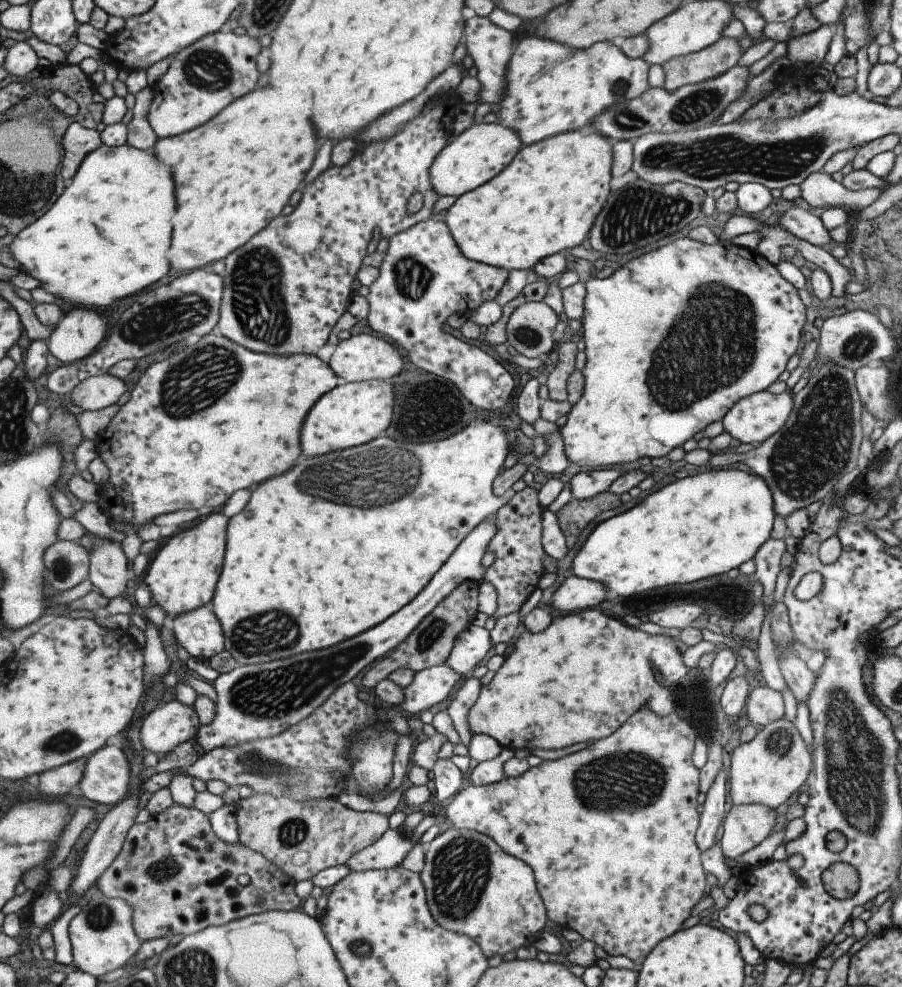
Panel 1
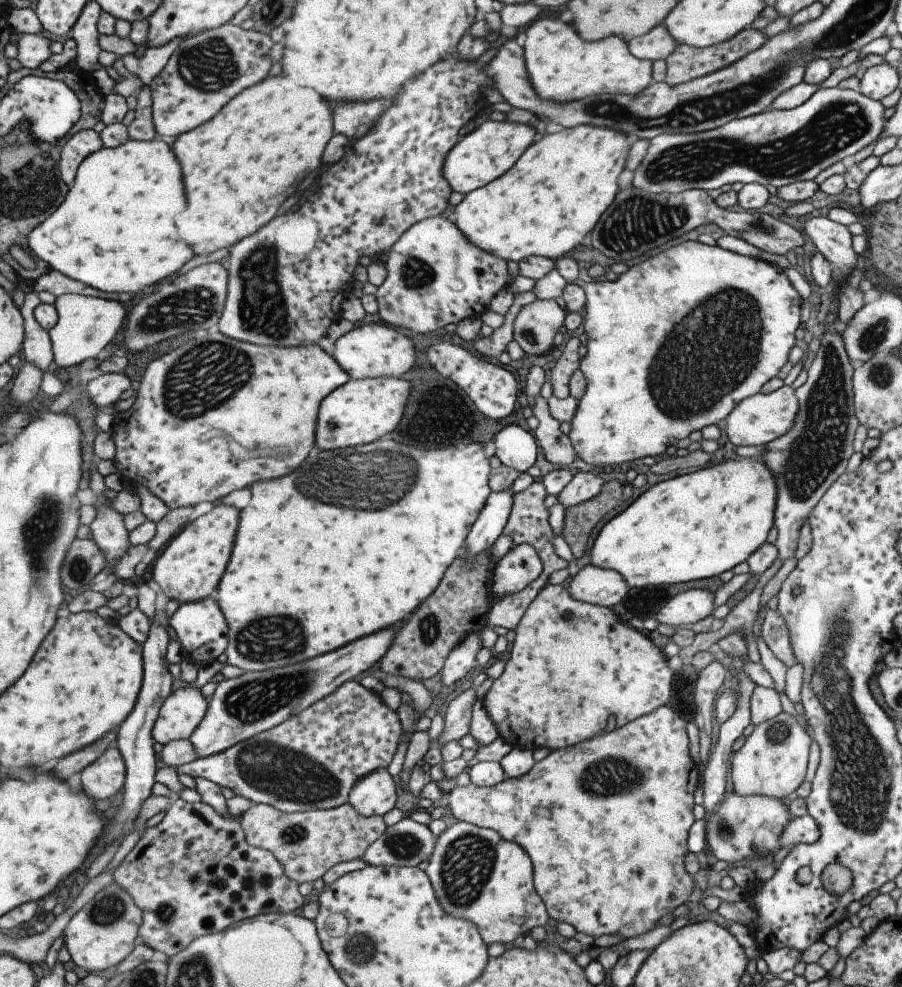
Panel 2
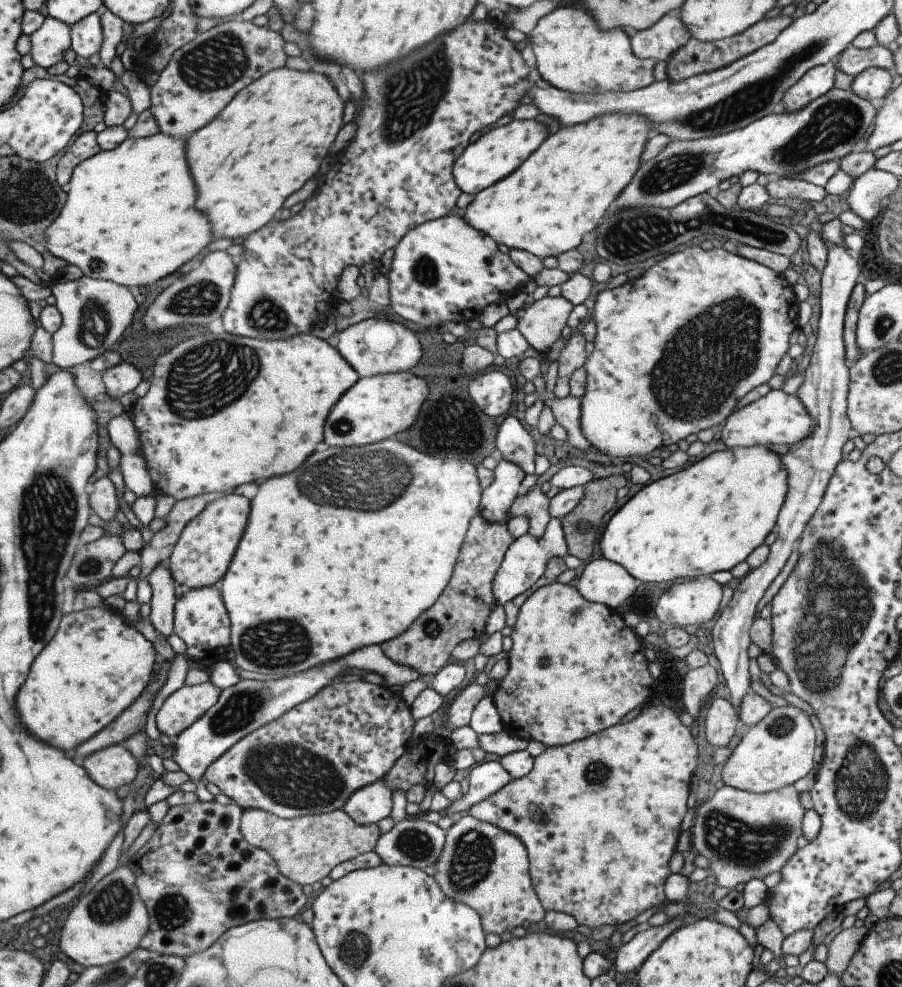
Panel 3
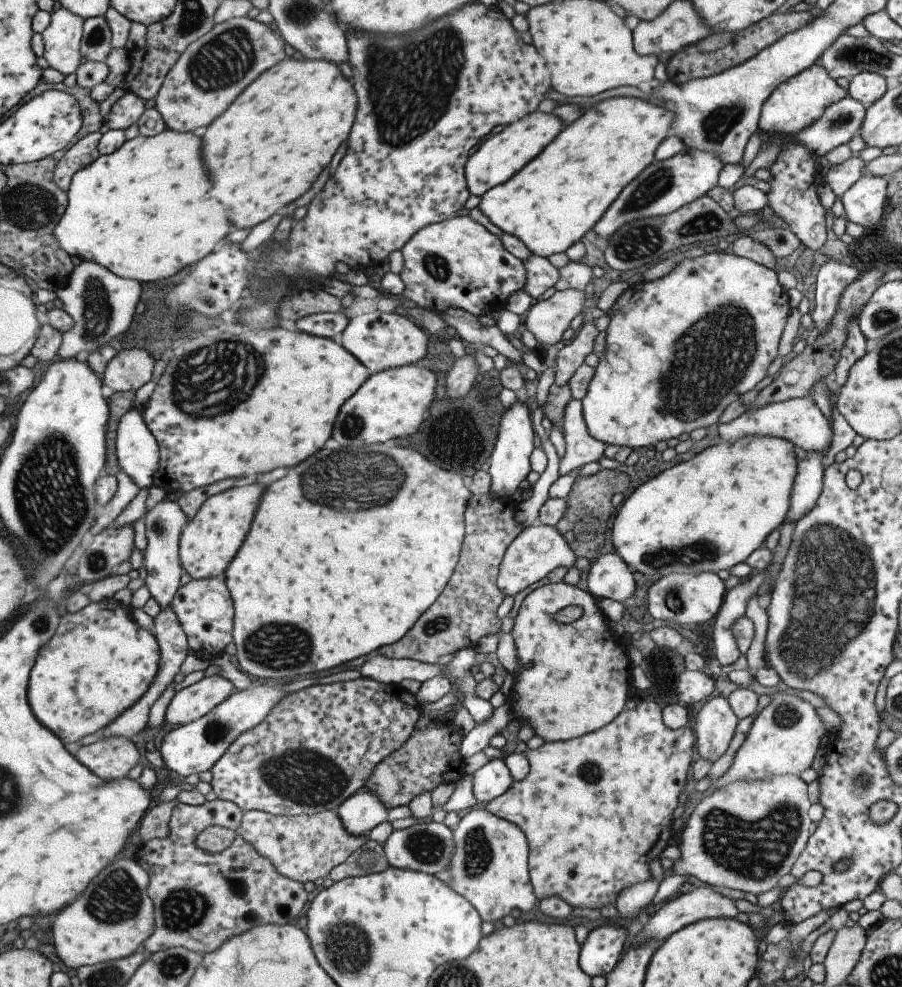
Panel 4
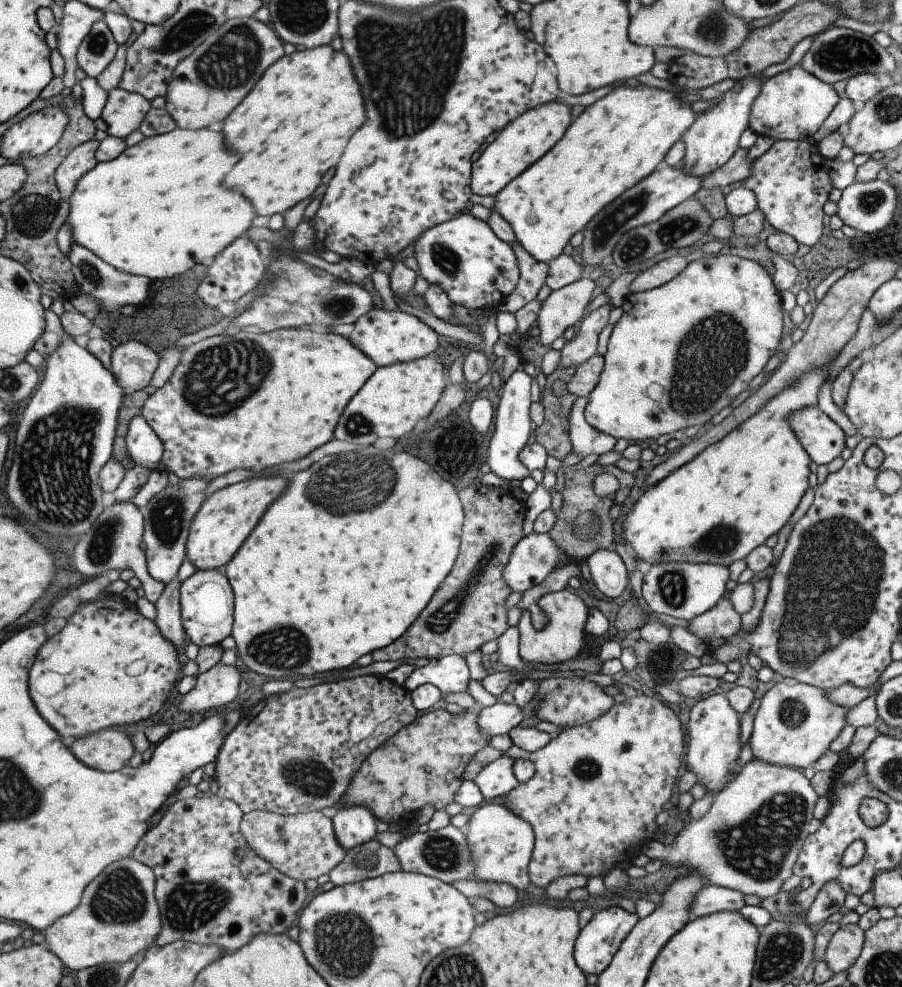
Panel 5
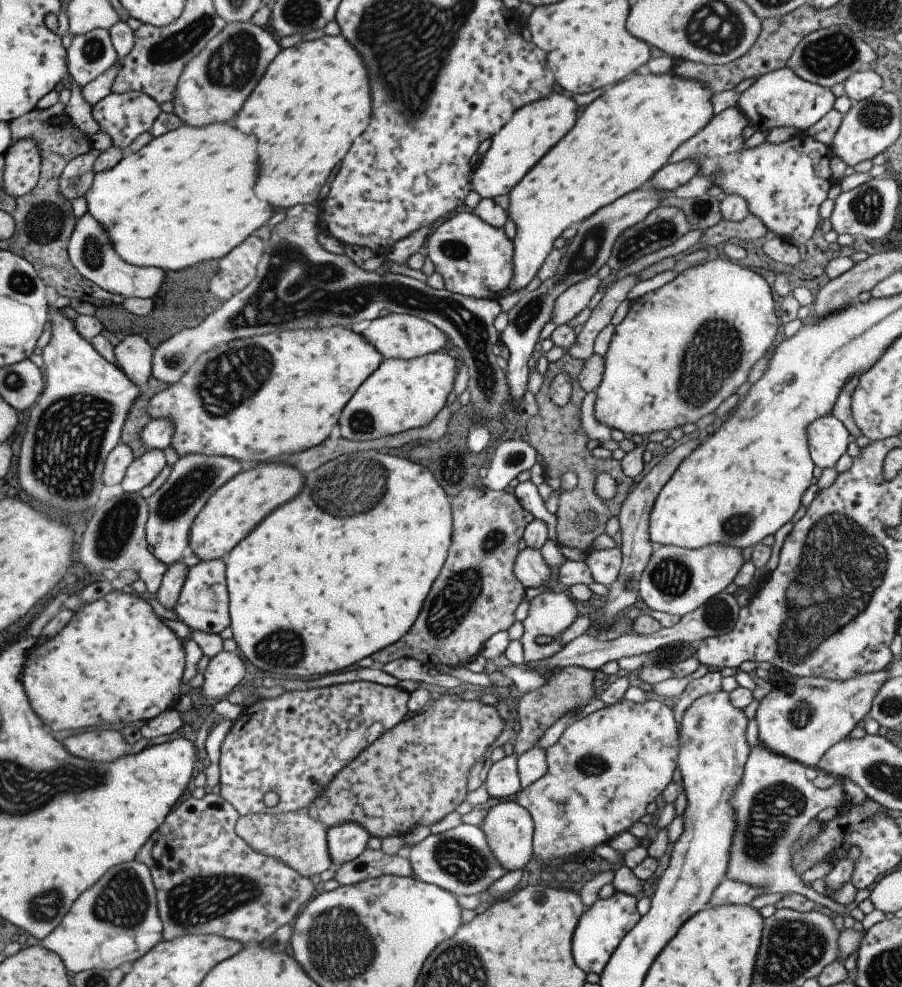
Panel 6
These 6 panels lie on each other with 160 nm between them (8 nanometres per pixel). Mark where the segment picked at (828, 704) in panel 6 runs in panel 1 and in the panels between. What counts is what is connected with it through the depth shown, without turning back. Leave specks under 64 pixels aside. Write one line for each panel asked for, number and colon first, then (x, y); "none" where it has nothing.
1: (768, 769)
2: (772, 761)
3: (777, 750)
4: (783, 739)
5: (794, 723)

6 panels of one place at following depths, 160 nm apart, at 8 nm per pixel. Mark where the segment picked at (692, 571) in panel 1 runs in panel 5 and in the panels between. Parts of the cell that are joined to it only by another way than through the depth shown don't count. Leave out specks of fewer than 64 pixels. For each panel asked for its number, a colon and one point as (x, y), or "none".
2: (696, 526)
3: (707, 517)
4: (711, 512)
5: (728, 499)

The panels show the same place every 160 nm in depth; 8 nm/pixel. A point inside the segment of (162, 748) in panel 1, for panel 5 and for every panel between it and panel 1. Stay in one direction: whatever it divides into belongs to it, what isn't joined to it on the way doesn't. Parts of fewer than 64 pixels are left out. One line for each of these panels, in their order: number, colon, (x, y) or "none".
2: (181, 711)
3: (181, 708)
4: (191, 702)
5: (214, 688)

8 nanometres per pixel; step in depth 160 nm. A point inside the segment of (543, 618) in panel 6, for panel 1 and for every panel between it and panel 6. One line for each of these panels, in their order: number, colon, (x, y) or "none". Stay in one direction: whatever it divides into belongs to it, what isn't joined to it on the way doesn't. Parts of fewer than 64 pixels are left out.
1: (580, 678)
2: (572, 665)
3: (574, 668)
4: (575, 677)
5: (561, 638)

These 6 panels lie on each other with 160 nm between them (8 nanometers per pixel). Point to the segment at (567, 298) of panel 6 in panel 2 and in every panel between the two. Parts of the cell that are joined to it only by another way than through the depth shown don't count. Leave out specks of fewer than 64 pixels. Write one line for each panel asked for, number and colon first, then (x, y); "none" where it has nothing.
2: (534, 326)
3: (540, 322)
4: (546, 320)
5: (563, 307)

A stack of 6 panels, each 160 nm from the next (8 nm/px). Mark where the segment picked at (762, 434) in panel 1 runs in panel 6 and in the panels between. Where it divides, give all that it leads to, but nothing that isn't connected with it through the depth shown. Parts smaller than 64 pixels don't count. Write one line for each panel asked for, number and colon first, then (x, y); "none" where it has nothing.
2: (756, 420)
3: (776, 418)
4: (799, 420)
5: (822, 439)
6: (827, 438)

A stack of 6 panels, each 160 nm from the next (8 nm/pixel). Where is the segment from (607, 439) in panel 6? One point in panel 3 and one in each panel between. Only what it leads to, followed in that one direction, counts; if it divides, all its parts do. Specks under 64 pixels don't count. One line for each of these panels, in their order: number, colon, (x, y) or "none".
3: (566, 411)
4: (581, 448)
5: (584, 439)

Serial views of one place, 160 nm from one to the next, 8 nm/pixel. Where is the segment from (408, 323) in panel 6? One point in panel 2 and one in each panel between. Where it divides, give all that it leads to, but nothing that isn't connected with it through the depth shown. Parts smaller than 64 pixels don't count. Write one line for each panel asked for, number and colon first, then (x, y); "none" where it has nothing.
2: (372, 350)
3: (373, 346)
4: (379, 340)
5: (386, 337)

